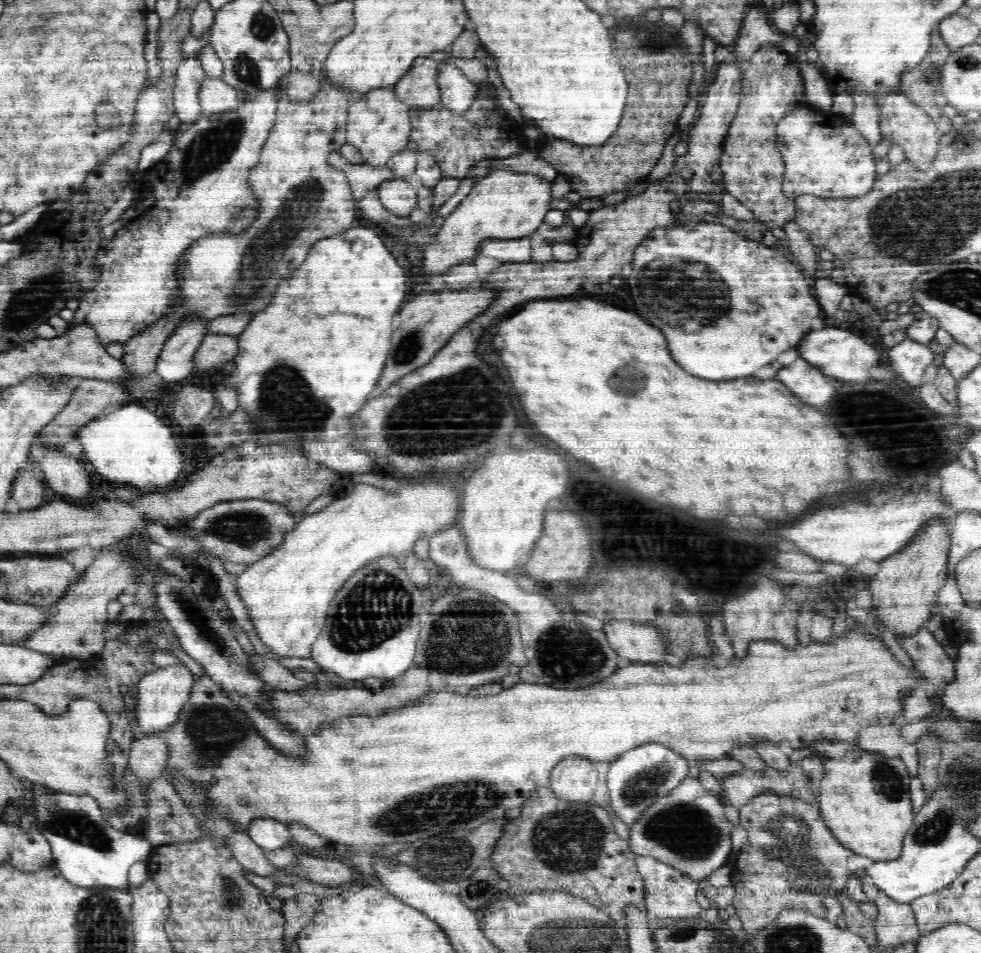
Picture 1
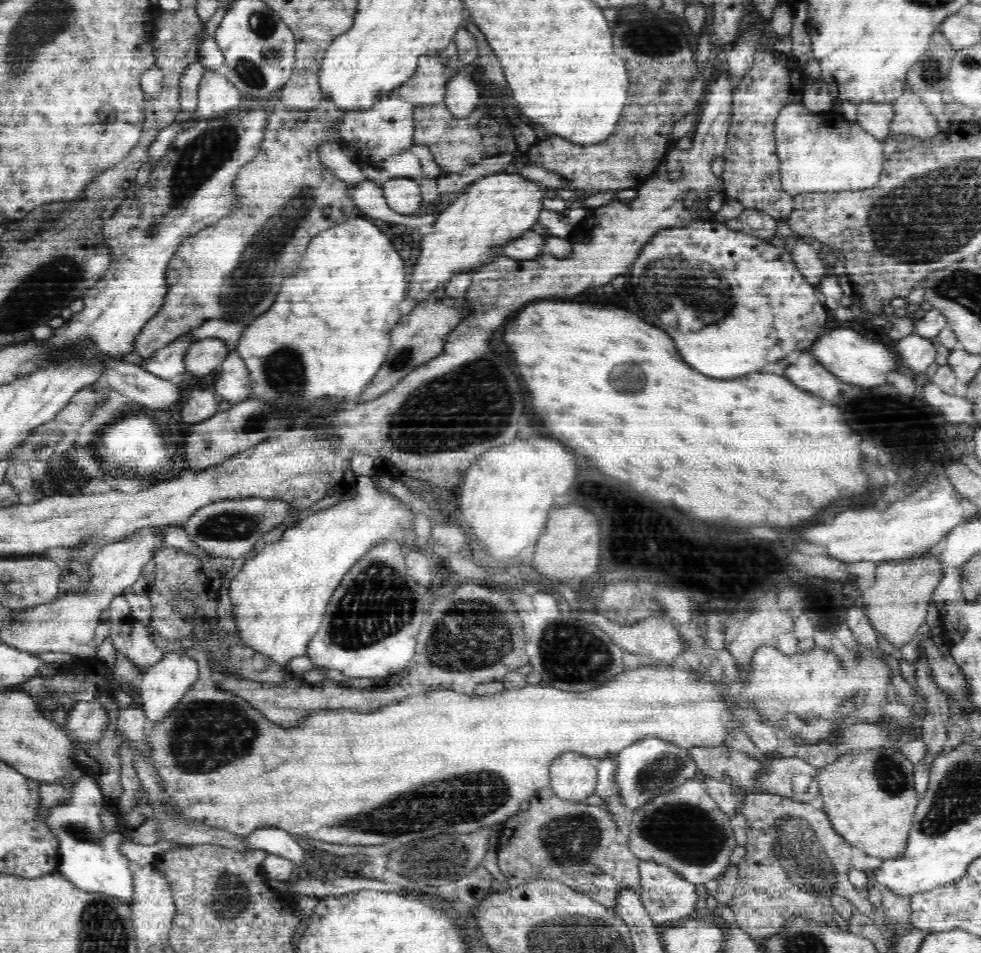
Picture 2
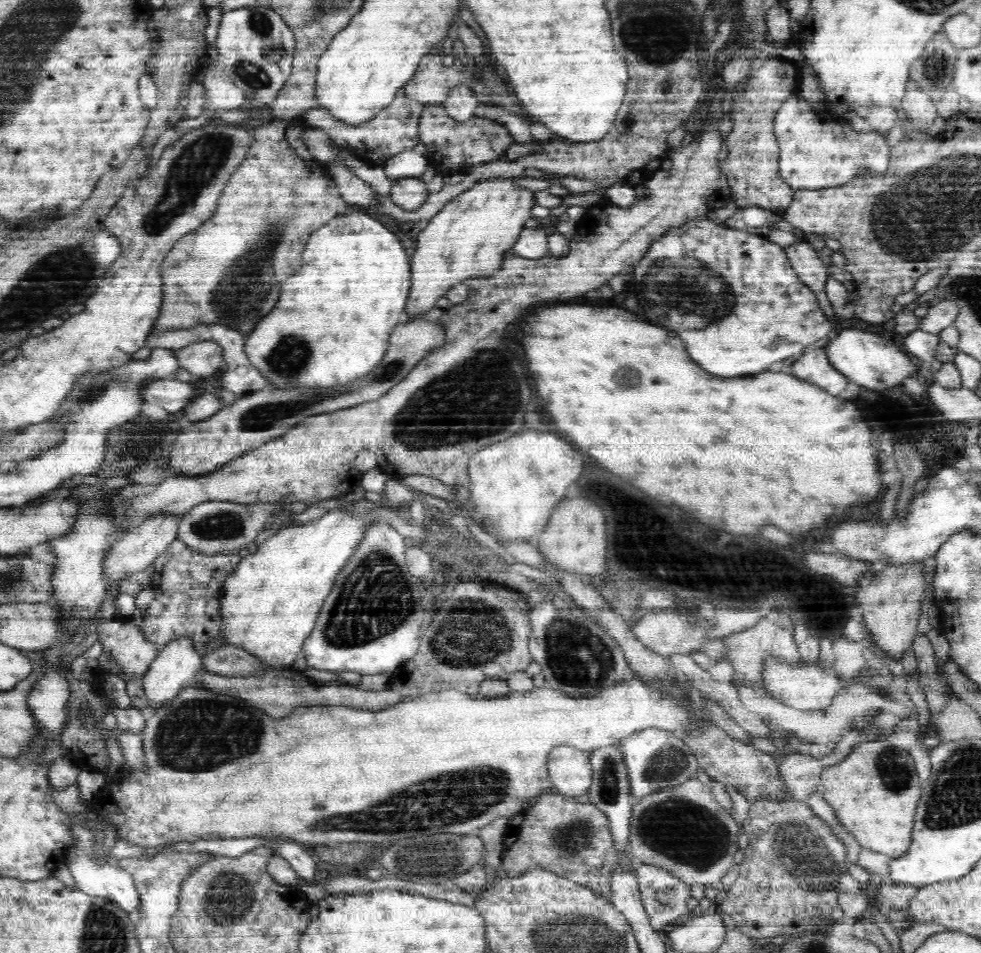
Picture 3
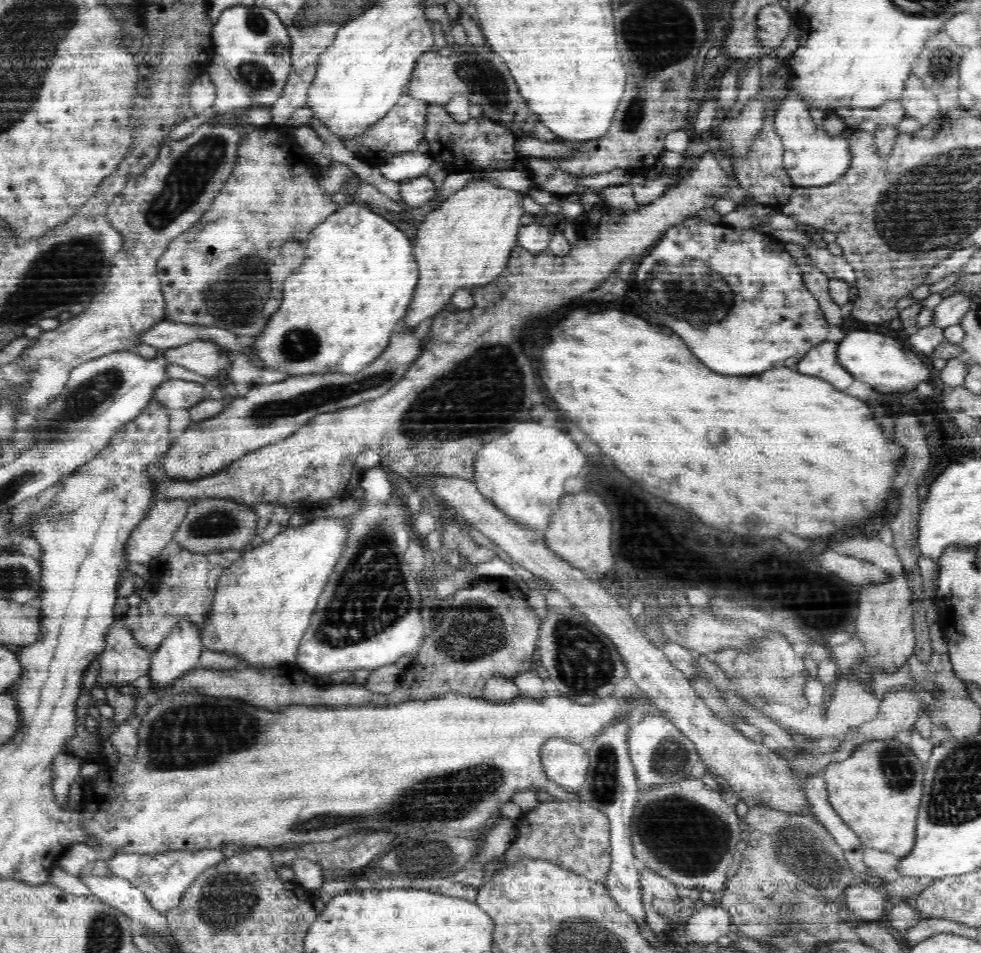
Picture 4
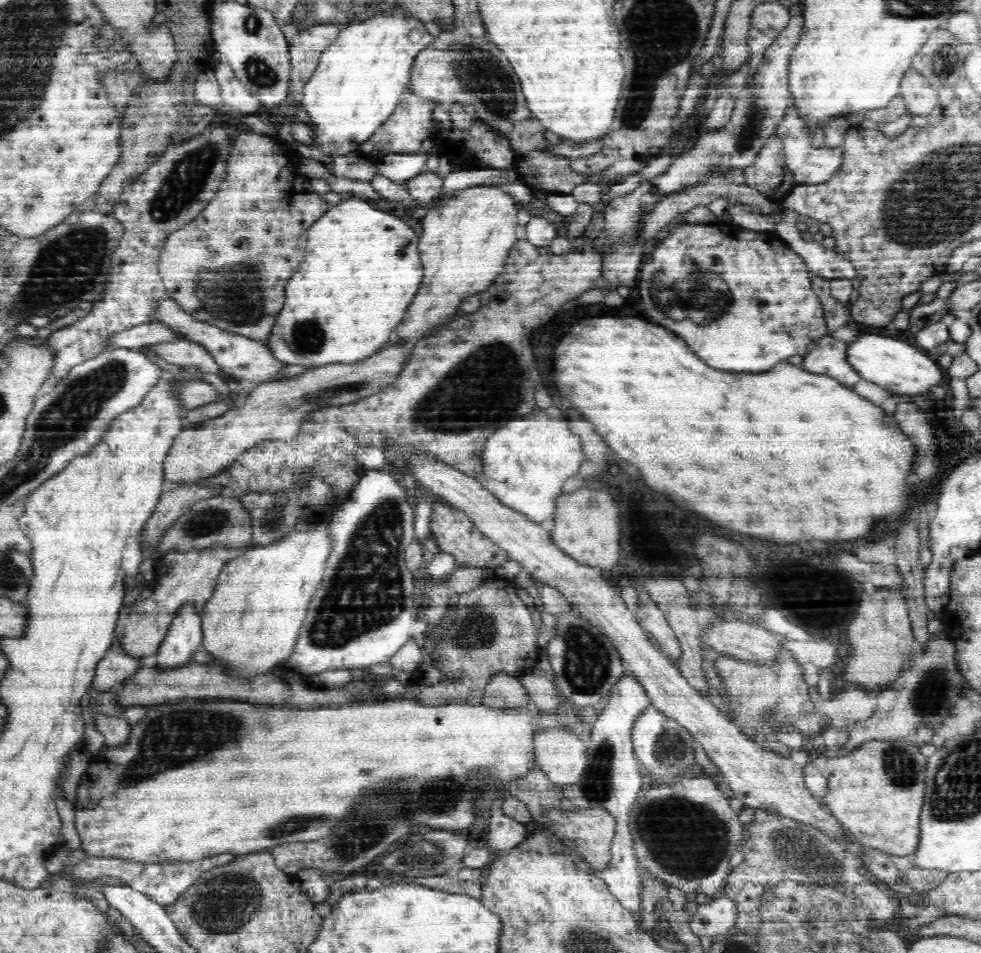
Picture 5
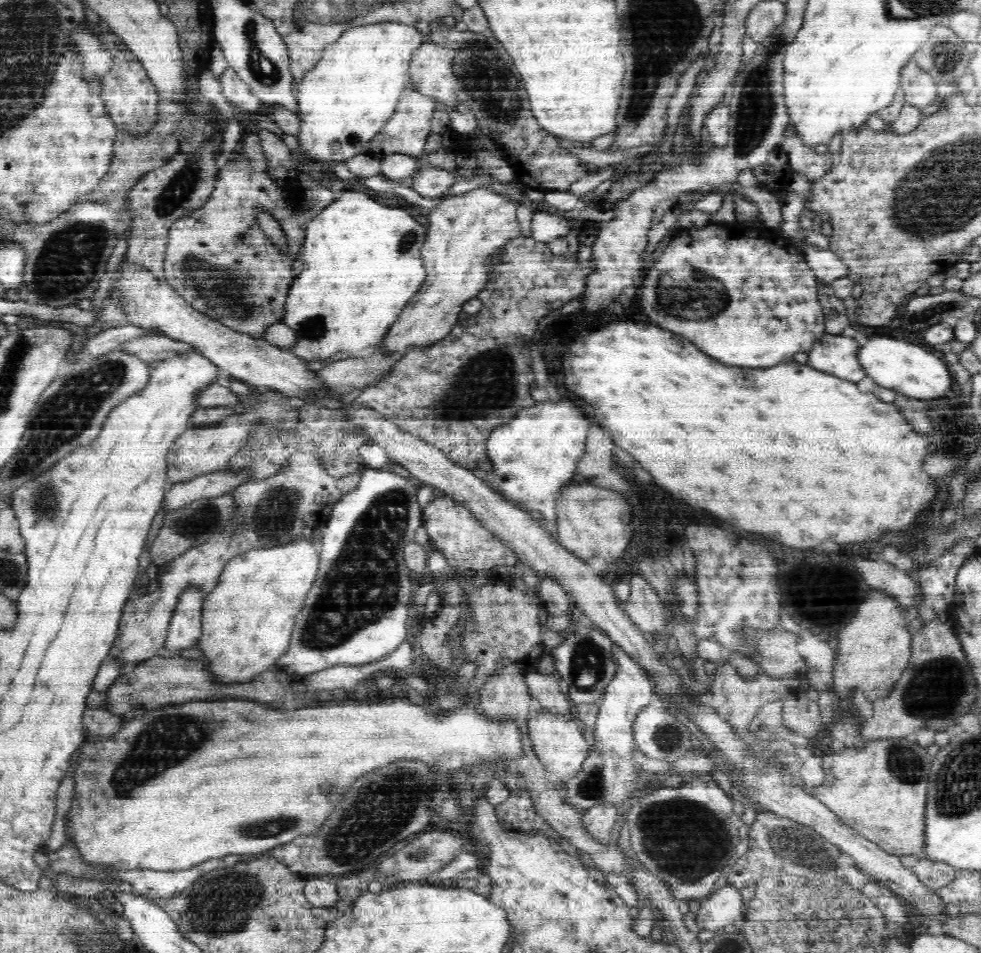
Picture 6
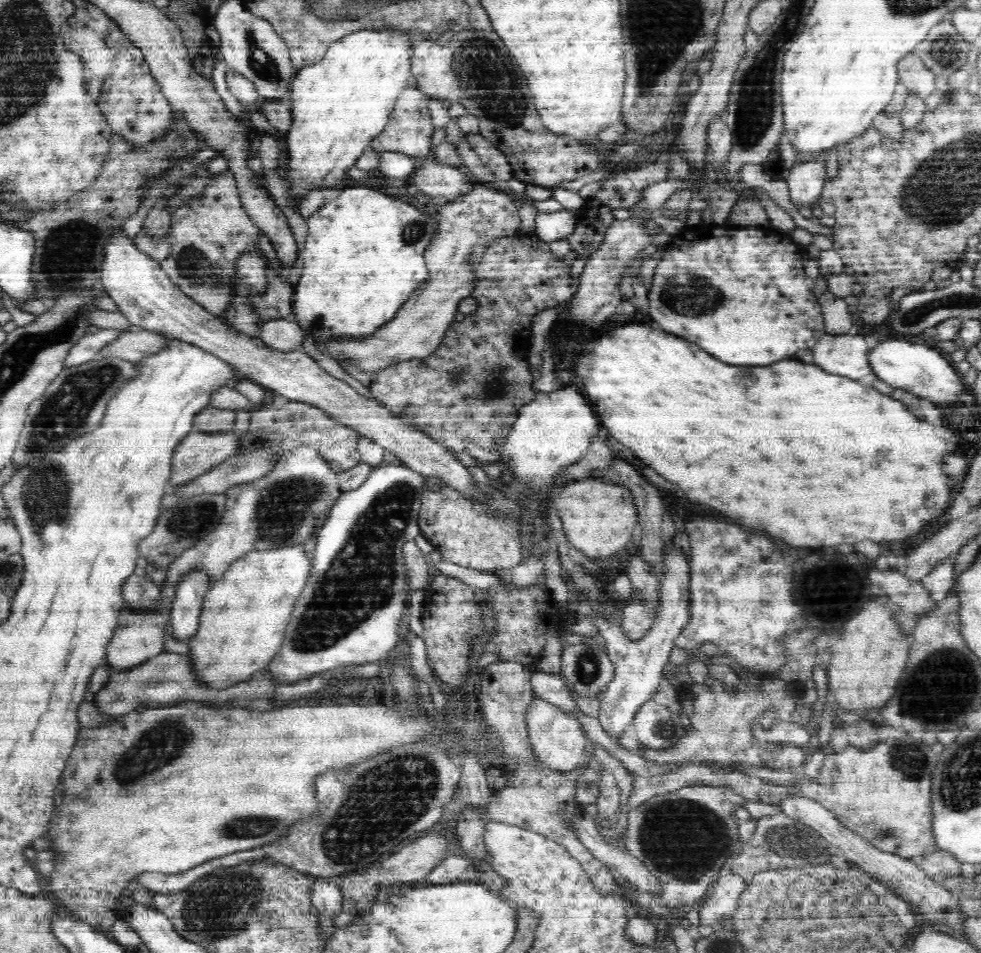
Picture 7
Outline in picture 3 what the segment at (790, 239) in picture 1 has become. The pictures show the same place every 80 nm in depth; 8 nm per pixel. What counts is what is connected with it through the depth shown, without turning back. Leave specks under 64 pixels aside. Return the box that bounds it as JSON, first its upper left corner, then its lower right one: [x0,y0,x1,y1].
[788,242,837,320]

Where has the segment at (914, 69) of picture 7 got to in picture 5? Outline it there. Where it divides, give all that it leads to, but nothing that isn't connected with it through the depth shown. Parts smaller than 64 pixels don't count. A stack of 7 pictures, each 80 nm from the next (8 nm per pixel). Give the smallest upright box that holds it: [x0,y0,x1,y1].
[899,67,939,115]

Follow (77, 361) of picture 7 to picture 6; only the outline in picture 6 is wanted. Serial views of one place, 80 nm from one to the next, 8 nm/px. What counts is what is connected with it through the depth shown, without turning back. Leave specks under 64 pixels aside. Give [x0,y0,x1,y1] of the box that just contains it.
[76,323,159,362]

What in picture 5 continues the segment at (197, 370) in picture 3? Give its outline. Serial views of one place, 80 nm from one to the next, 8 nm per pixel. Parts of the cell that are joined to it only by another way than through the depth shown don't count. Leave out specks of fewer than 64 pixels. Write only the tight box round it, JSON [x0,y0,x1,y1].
[148,338,221,374]

